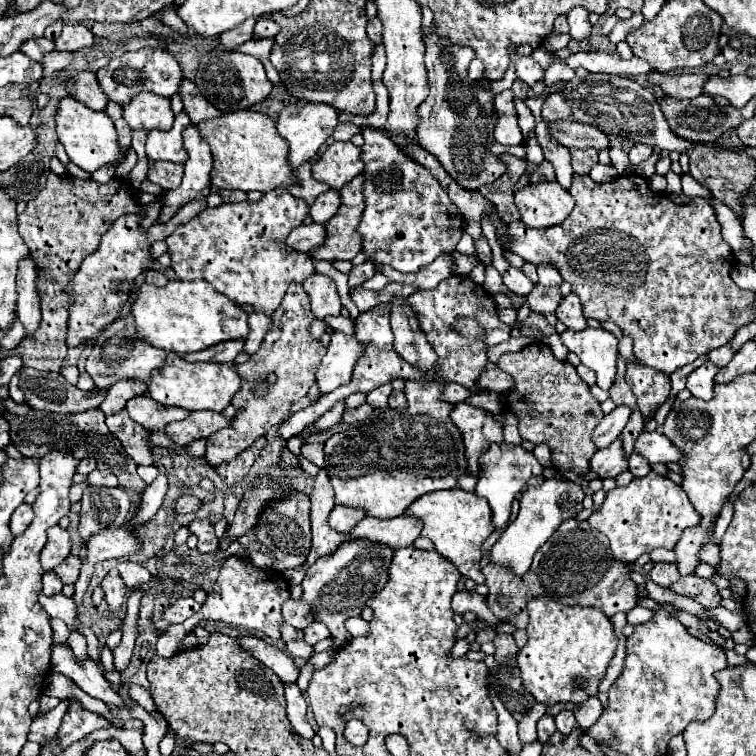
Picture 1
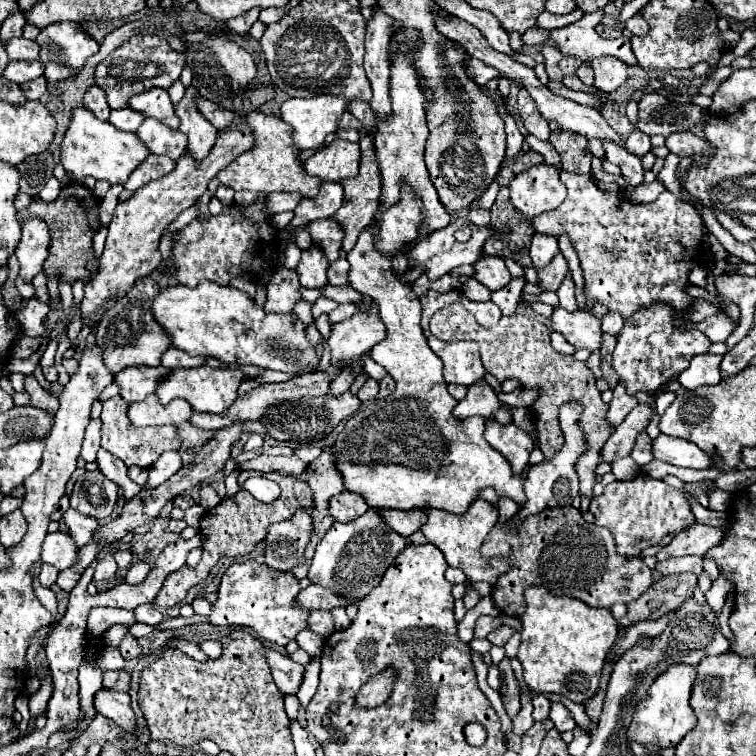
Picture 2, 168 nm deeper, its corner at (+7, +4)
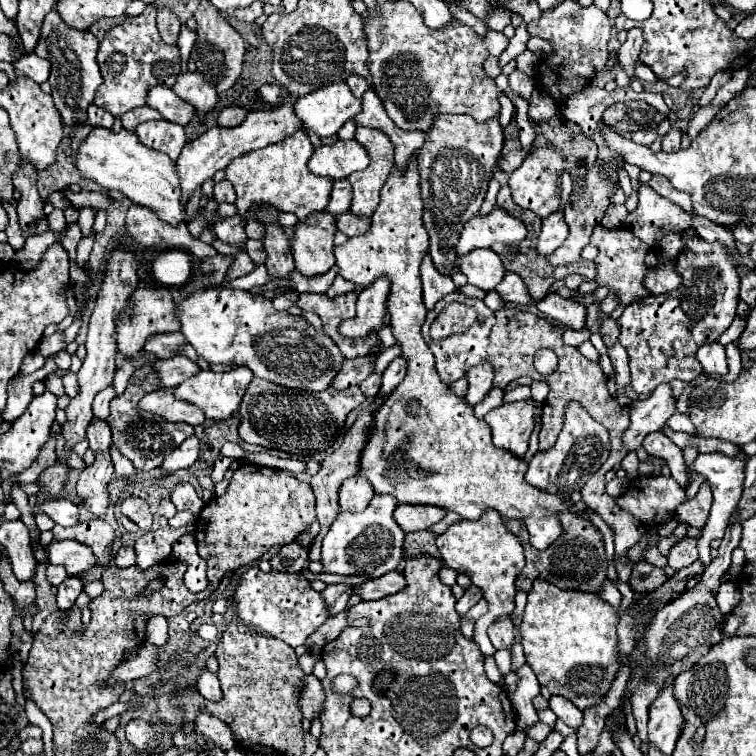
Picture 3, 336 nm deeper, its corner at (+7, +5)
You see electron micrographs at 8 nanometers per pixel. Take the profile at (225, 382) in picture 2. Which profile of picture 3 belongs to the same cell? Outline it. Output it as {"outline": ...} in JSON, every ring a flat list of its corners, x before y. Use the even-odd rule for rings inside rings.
{"outline":[[237,366,229,372,211,372,211,370,201,370,201,374,195,374,193,378,185,380,183,384,179,384,175,388,175,396,179,400,185,400,185,402,191,402,199,408,203,408,205,416,209,420,225,420,229,416,235,414,235,410,239,408,241,400,243,400,243,394,247,392,247,386,253,378,253,372,247,368,247,366]]}

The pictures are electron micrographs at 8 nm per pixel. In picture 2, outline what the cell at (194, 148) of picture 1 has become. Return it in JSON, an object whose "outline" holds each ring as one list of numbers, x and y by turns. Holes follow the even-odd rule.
{"outline":[[187,87,185,97,181,99,181,103,175,107,175,115,179,117,181,125,179,131,187,137,187,153,201,163,207,153,211,151,211,147,215,145,217,139,217,129,197,111,195,107,195,91,193,87]]}

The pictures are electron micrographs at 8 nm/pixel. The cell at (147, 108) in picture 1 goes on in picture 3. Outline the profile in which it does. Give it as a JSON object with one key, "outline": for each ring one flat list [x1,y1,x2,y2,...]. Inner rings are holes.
{"outline":[[153,86,153,90,149,90,147,104,159,110,165,120,181,126,187,126,189,120,195,116,195,108,189,102,177,98,177,94,165,86]]}

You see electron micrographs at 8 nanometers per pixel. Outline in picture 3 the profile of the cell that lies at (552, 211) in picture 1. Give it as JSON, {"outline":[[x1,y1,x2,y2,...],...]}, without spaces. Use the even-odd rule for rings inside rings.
{"outline":[[551,146,533,148,527,154,527,158,523,160,523,164,509,178,509,188,513,192,515,204,535,212,539,218,547,218,549,214,557,212,561,206,559,182,561,182,563,172,565,172,565,162,563,162,561,154,557,154,557,150,553,150]]}

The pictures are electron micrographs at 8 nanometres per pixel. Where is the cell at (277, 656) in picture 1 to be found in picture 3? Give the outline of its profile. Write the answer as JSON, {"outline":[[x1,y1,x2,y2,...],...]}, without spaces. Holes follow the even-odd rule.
{"outline":[[305,676,305,690,301,690,301,712,307,720,315,720,321,716,325,702,323,684,313,676]]}

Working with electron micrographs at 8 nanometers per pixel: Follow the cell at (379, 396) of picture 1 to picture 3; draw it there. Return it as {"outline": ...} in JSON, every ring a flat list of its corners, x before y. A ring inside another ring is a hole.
{"outline":[[371,374,369,378,365,378,361,382,361,390,363,390,363,394,367,398,375,398,379,394,379,390,381,390,381,374]]}

